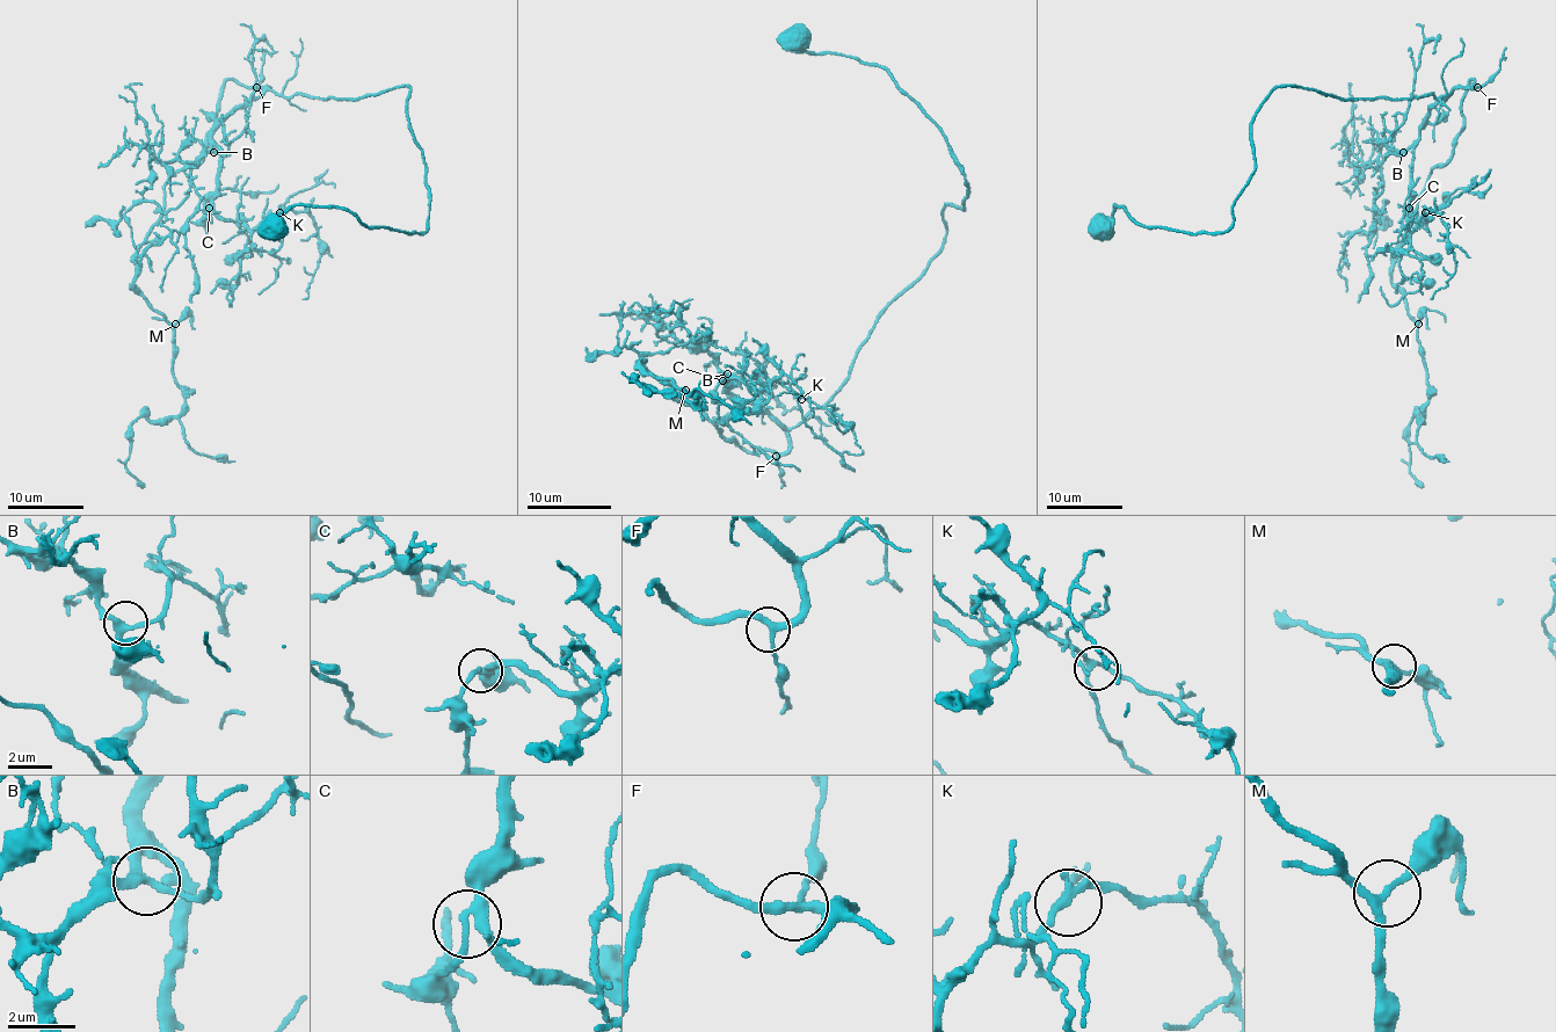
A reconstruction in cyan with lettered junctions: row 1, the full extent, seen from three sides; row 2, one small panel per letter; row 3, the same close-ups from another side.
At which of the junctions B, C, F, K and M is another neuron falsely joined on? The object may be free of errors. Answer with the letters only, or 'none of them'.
none of them

